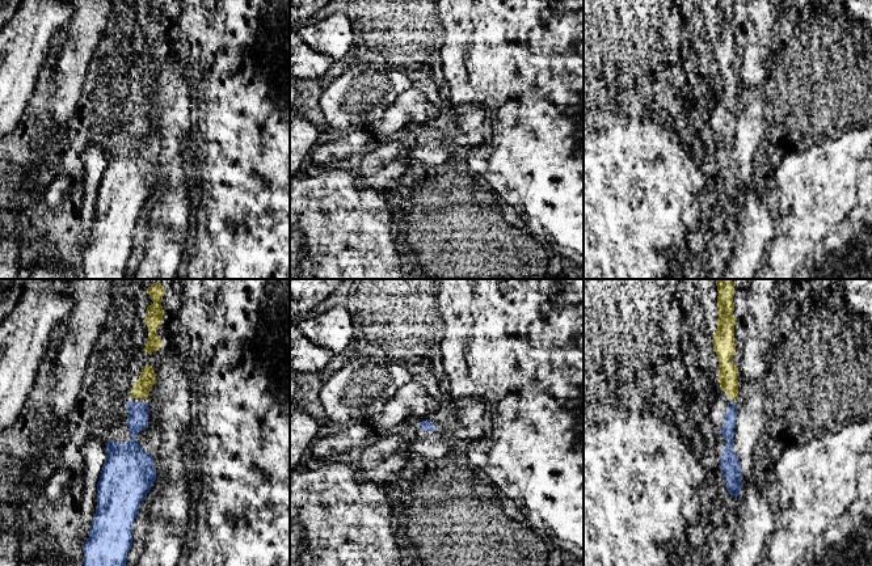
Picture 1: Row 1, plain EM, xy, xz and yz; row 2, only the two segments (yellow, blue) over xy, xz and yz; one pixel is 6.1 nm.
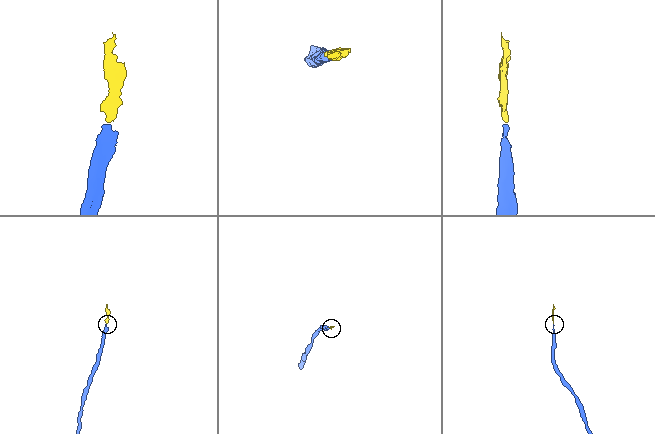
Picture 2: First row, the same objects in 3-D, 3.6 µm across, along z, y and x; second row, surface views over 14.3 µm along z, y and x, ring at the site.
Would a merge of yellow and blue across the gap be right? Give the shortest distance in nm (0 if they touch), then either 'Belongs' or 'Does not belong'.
Distance 30 nm. Belongs

